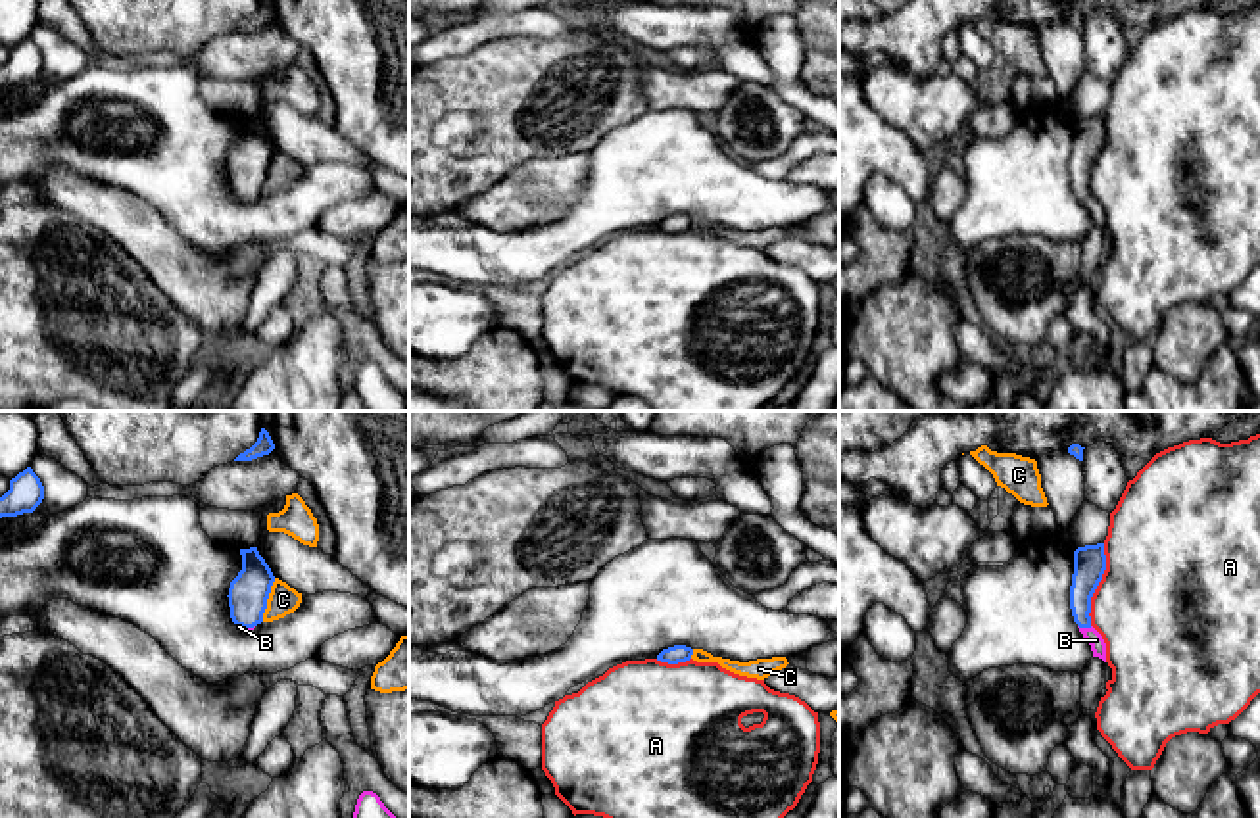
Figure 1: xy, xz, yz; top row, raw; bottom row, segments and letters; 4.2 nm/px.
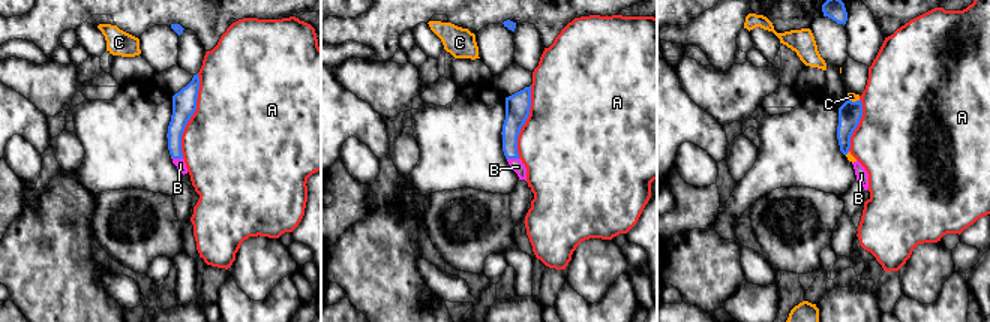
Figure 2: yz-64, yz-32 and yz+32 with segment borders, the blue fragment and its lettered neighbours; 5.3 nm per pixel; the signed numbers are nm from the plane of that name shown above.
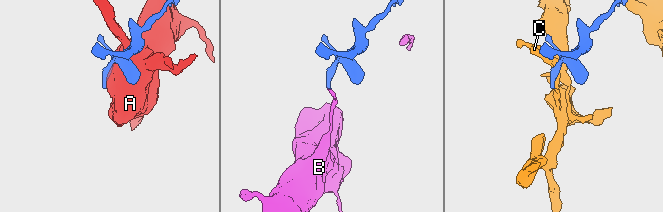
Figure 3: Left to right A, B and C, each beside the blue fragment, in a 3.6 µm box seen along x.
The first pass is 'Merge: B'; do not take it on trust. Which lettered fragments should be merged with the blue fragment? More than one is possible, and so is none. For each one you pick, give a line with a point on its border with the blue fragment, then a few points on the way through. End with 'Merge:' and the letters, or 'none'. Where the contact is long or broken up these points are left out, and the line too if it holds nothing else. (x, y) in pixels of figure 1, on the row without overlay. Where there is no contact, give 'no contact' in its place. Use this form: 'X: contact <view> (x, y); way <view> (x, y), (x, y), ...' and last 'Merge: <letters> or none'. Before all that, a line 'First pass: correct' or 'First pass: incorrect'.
First pass: correct
B: contact yz (1086, 196)
Merge: B

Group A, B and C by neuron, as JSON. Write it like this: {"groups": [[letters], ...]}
{"groups": [["A"], ["B"], ["C"]]}

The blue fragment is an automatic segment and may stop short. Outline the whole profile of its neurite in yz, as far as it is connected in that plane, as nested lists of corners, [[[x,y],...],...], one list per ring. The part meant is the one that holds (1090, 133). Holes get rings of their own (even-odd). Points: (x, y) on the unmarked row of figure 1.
[[[1104,113],[1078,117],[1074,121],[1074,144],[1070,156],[1070,179],[1074,192],[1089,211],[1093,227],[1106,232],[1106,213],[1091,196],[1091,167],[1106,140]]]

